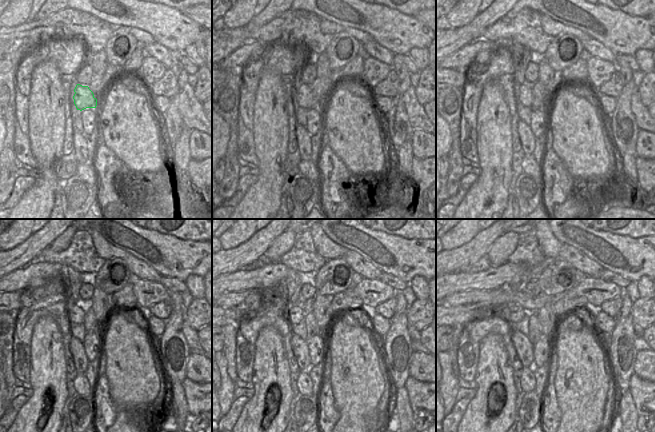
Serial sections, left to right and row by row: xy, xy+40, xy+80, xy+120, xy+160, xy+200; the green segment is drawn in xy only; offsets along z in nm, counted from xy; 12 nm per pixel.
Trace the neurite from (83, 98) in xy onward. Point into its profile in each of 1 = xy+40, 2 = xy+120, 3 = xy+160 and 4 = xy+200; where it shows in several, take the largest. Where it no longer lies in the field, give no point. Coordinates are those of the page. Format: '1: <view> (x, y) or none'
1: xy+40 (306, 99)
2: xy+120 (75, 315)
3: xy+160 (293, 314)
4: xy+200 (511, 312)

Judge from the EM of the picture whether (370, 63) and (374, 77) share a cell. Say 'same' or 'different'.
same

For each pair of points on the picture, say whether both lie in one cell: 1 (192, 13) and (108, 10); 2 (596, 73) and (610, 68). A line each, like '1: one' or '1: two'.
1: two
2: one

